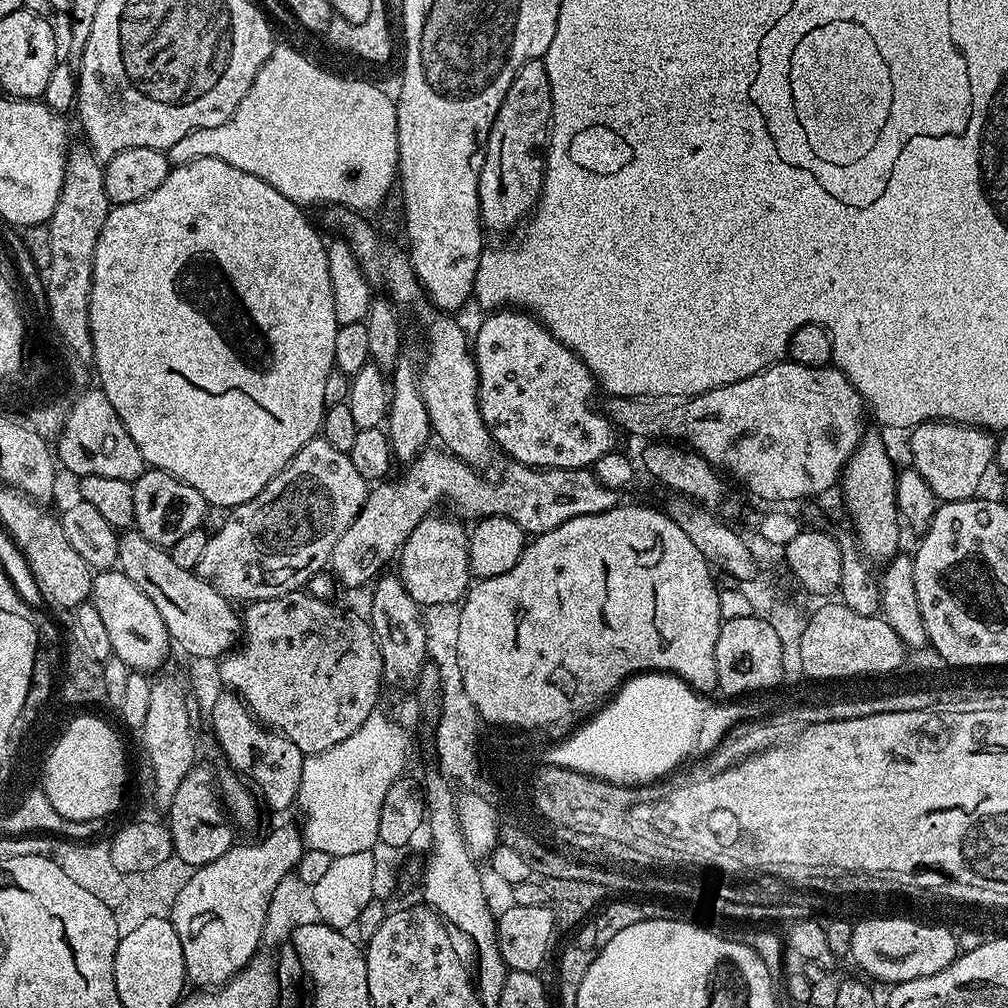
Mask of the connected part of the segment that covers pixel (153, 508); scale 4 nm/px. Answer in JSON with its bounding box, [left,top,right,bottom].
[131,467,208,550]

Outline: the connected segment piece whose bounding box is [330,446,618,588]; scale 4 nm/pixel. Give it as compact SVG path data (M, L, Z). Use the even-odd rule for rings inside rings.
M435 447L421 452L397 480L377 483L369 491L358 518L354 518L342 538L338 538L332 551L330 572L343 587L344 584L348 588L371 585L387 569L384 567L397 559L406 538L414 534L414 526L433 515L439 504L445 504L449 513L468 522L486 516L510 518L533 537L562 526L562 522L570 518L602 514L618 504L617 489L605 486L595 471L586 468L527 468L513 463L495 484L451 452Z

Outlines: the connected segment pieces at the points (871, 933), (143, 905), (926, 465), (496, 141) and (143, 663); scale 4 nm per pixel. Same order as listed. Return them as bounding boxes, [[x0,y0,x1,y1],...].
[[850,918,958,986],[40,836,195,936],[908,420,997,501],[478,59,551,233],[90,570,174,670]]

